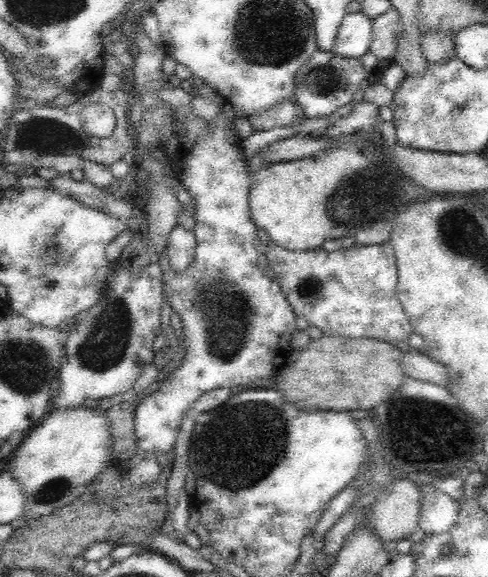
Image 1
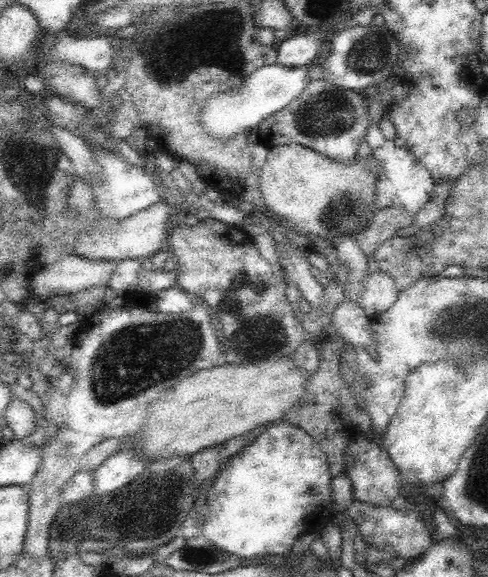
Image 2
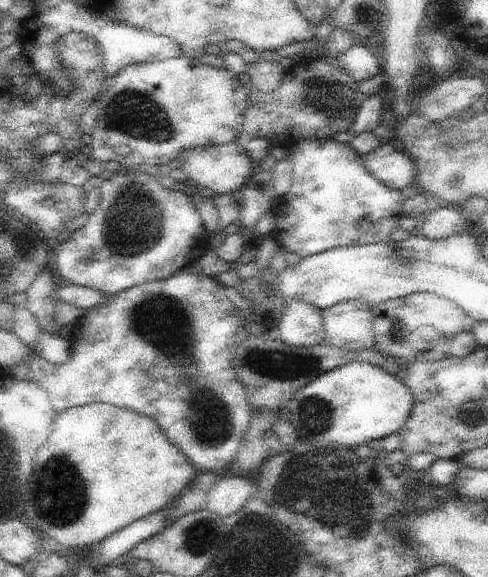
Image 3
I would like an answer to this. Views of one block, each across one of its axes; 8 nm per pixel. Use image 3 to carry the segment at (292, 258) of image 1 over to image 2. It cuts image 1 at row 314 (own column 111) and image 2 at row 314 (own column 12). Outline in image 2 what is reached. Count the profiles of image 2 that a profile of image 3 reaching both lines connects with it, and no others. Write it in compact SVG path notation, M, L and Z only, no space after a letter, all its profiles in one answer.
M376 267L361 285L361 293L357 301L366 316L370 318L390 308L396 302L400 292L394 278Z

